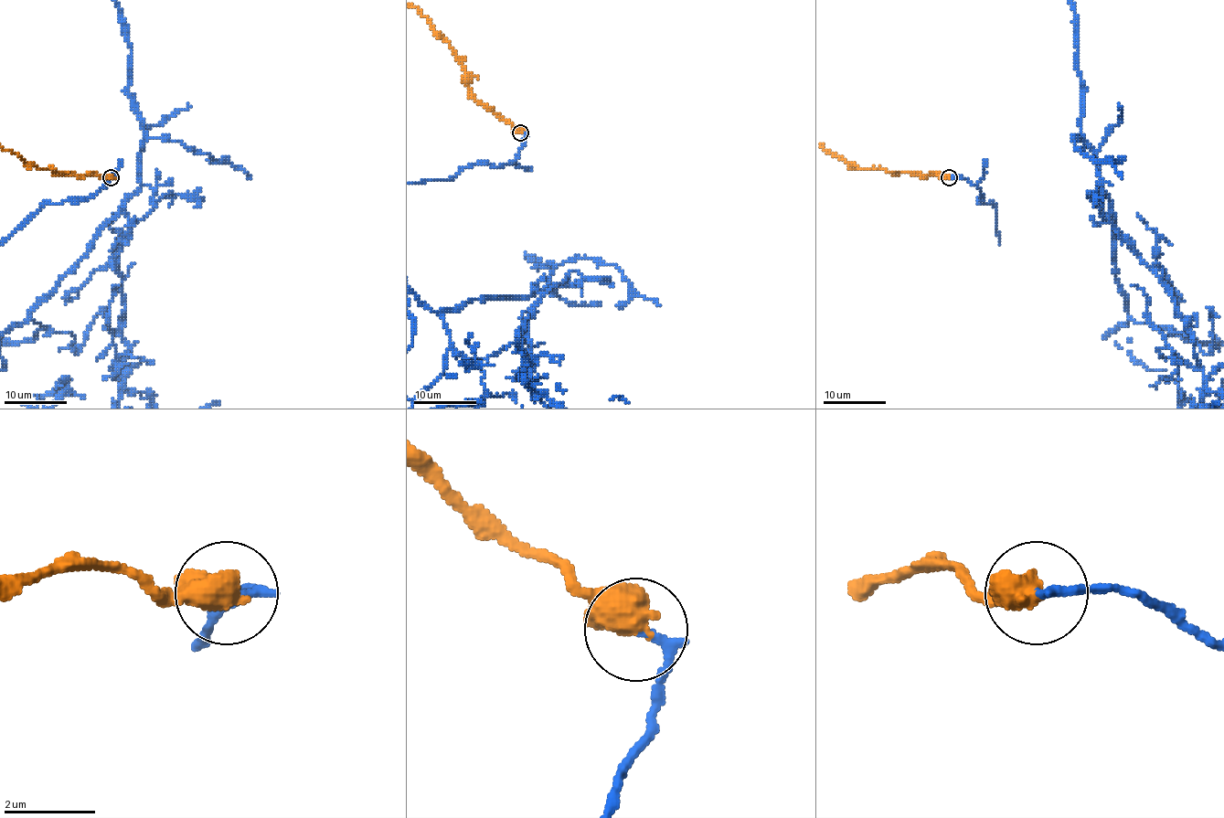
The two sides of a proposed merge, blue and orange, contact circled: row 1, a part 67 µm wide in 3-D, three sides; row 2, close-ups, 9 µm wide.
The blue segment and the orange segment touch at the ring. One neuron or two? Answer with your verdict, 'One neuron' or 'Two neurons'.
One neuron

